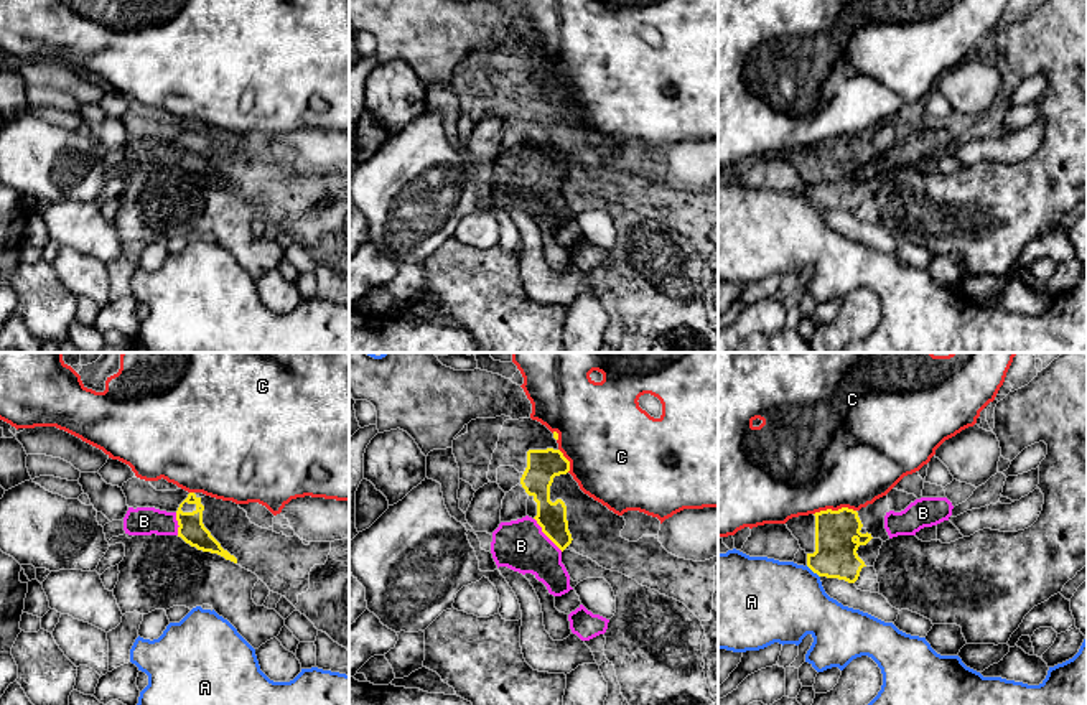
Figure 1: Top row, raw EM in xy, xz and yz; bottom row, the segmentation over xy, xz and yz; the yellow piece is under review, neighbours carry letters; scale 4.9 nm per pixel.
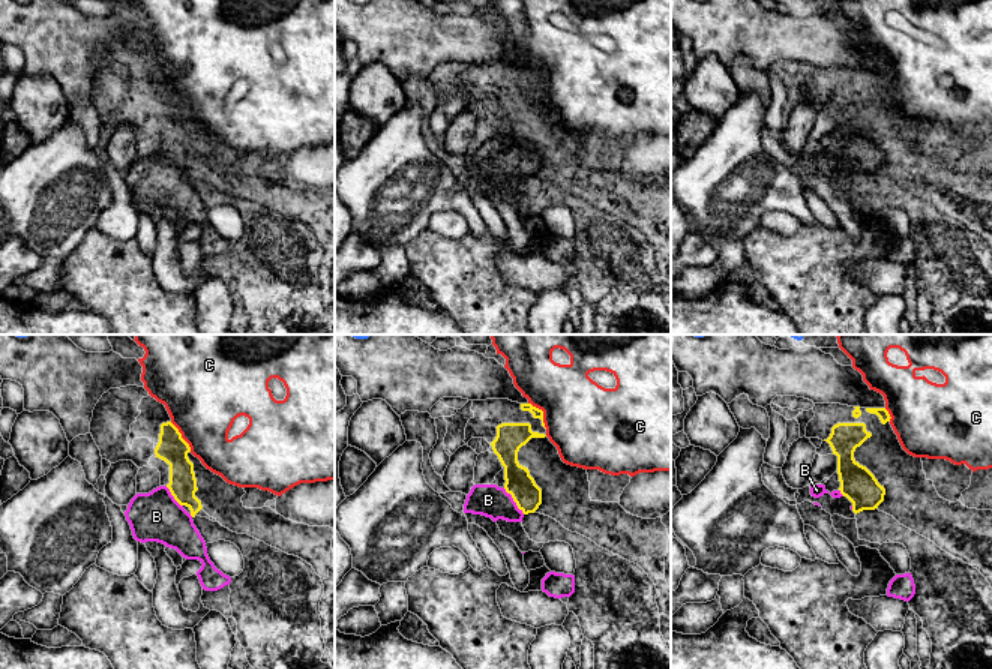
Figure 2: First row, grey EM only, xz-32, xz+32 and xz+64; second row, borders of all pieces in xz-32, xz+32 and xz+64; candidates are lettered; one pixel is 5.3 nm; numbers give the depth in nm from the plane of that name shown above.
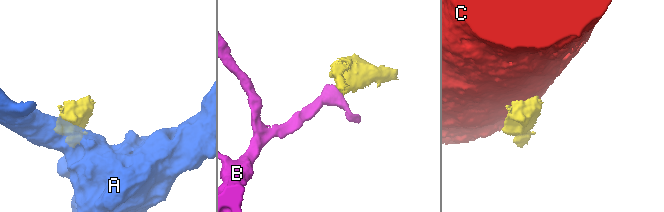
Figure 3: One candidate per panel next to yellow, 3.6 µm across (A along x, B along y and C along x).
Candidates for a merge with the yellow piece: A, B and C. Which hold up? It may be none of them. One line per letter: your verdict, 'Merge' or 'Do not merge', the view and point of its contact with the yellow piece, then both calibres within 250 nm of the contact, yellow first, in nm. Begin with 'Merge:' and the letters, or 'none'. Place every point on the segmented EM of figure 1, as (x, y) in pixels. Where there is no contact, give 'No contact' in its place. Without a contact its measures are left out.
Merge: B
A: Do not merge. Touches yellow at yz (812, 570). Thickness 220 nm (yellow) against 400 nm
B: Merge. Touches yellow at xz (545, 534). Thickness 140 nm (yellow) against 260 nm
C: Do not merge. Touches yellow at yz (834, 511). Thickness 220 nm (yellow) against 480 nm

